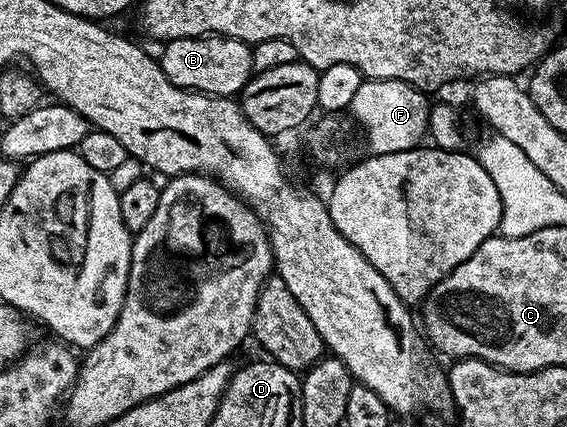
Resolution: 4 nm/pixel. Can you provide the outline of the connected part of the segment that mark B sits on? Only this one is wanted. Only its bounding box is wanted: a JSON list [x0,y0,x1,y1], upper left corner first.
[158,36,254,97]

